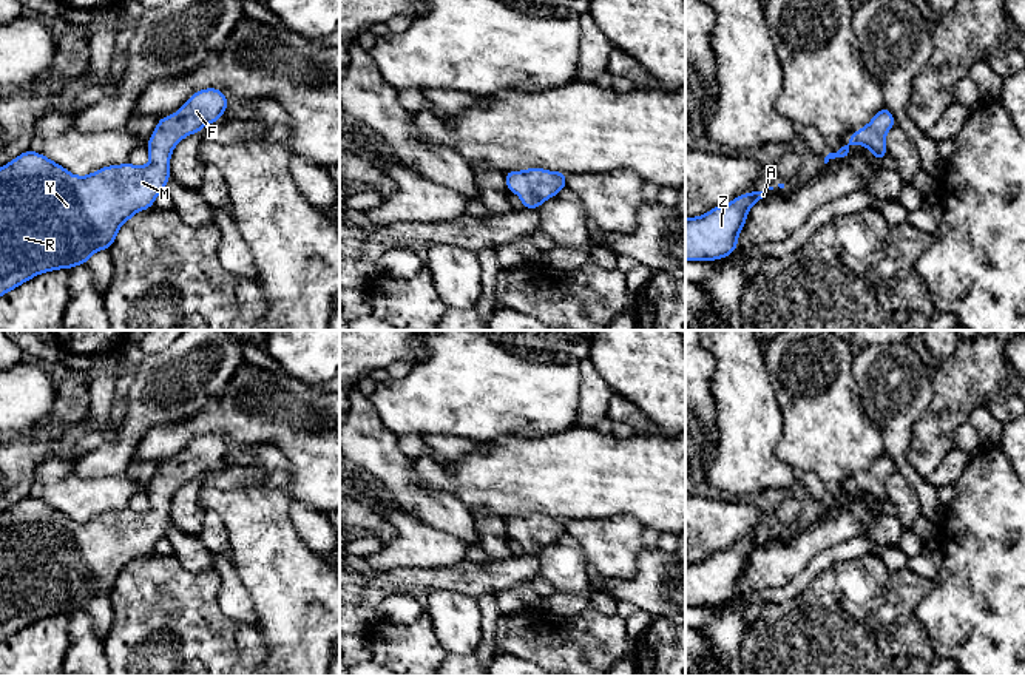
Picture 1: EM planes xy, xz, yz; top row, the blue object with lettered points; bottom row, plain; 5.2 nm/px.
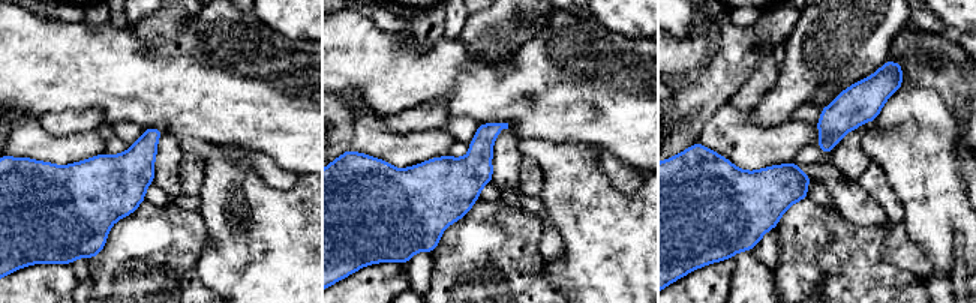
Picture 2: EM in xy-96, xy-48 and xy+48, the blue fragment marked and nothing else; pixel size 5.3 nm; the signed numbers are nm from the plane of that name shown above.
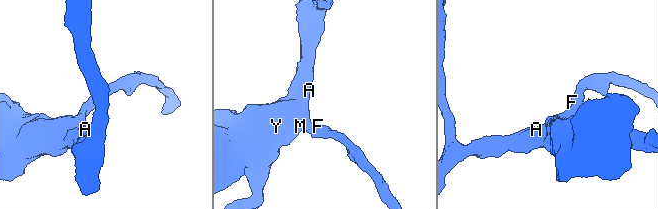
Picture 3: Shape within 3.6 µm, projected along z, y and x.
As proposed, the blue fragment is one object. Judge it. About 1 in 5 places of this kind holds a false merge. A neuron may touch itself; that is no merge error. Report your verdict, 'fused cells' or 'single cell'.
single cell

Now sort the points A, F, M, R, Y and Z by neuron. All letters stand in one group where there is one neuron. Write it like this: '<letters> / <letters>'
A F M R Y Z

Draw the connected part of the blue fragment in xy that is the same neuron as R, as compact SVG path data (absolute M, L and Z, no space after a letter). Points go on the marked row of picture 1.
M205 88L191 94L173 116L159 119L147 144L150 162L145 167L127 162L103 167L88 176L74 176L65 167L32 150L0 167L0 296L40 273L59 269L71 270L77 264L86 264L93 253L108 250L119 228L134 213L153 207L156 196L165 190L173 148L185 136L199 133L207 123L219 120L227 106L228 100L218 88Z

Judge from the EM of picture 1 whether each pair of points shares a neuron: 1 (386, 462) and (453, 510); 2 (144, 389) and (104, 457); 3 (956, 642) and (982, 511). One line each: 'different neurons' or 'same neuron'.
1: same neuron
2: same neuron
3: same neuron

